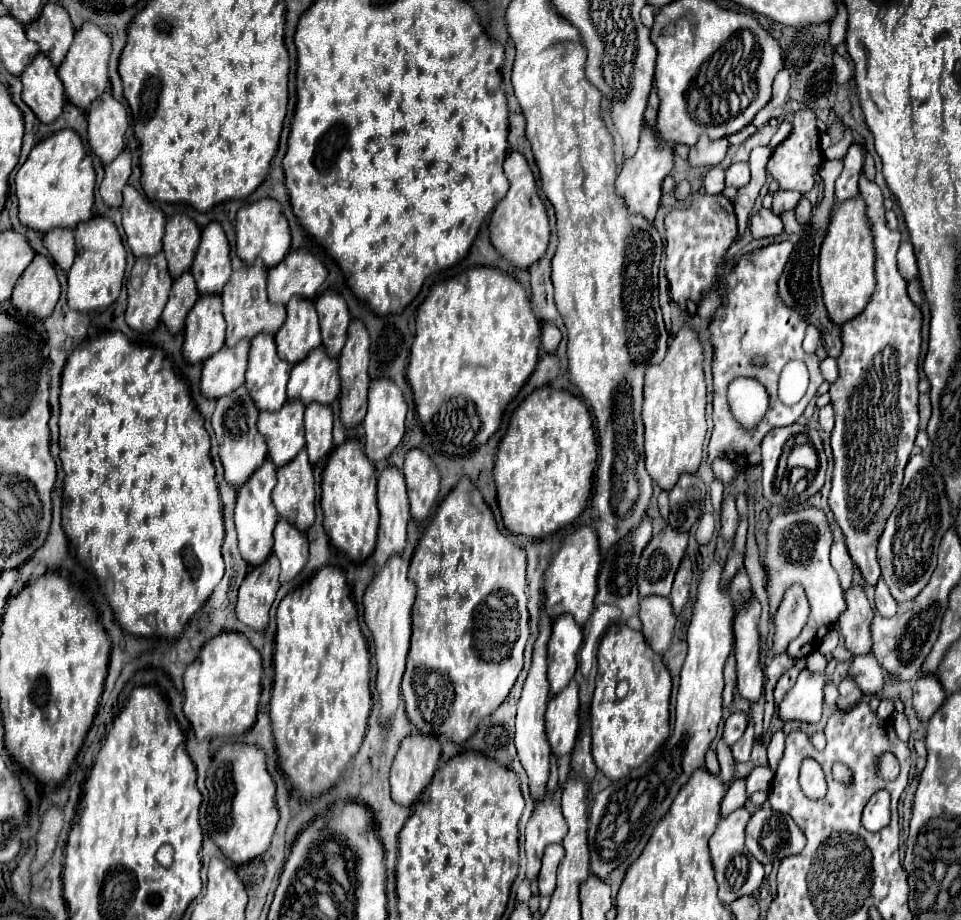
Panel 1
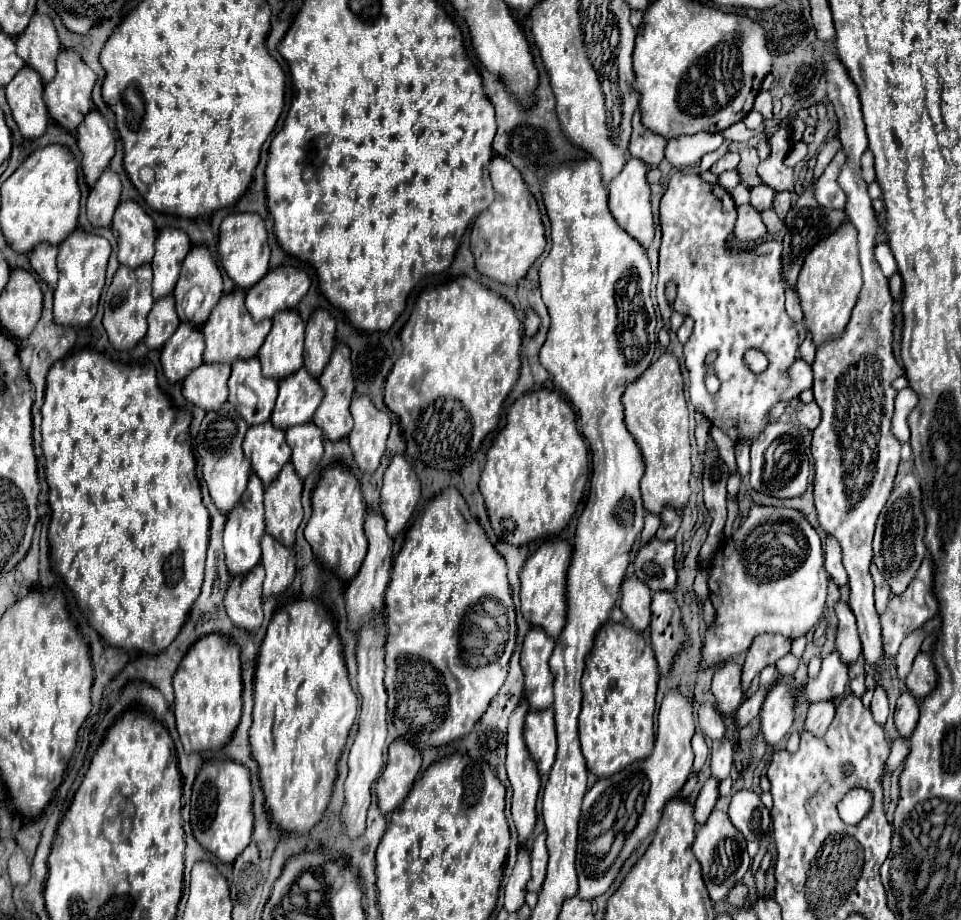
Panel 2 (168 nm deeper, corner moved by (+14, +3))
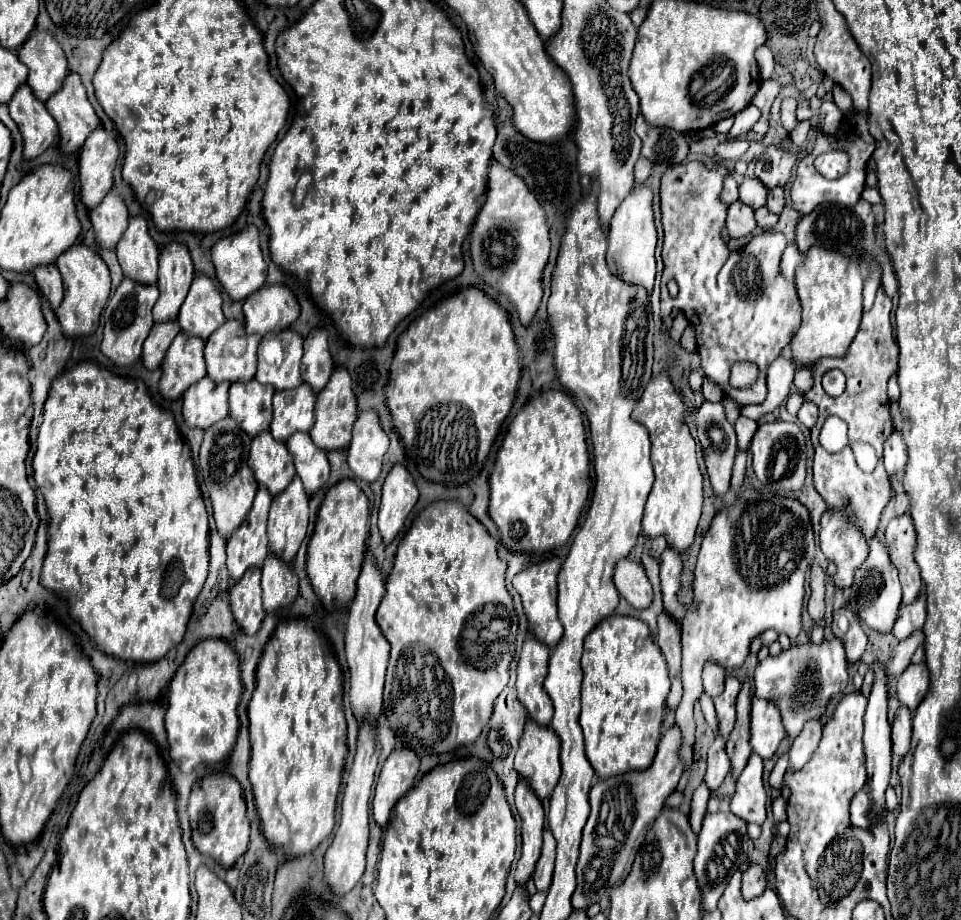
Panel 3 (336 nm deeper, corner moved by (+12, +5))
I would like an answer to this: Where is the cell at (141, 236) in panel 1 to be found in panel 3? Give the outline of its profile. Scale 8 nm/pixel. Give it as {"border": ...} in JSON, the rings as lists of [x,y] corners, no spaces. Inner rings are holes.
{"border":[[[130,217],[128,231],[116,245],[116,255],[128,279],[140,285],[156,285],[160,251],[148,235],[148,225],[142,217]]]}

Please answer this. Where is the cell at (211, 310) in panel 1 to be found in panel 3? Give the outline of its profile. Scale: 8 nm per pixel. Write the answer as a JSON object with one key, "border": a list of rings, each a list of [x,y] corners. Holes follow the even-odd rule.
{"border":[[[178,333],[162,361],[160,395],[168,401],[180,399],[182,393],[202,377],[206,377],[204,343]]]}

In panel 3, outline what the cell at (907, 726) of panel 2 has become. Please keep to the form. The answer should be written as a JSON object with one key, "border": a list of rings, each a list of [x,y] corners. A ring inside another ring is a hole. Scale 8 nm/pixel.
{"border":[[[900,707],[892,721],[892,753],[904,757],[910,749],[910,737],[912,737],[912,713],[906,707]]]}

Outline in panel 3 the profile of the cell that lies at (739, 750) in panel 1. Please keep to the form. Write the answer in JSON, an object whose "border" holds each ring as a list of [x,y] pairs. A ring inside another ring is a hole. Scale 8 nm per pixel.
{"border":[[[714,739],[714,743],[708,749],[708,767],[706,767],[704,783],[710,791],[716,791],[724,781],[724,777],[730,773],[730,759],[724,751],[724,743],[726,741],[722,739]]]}

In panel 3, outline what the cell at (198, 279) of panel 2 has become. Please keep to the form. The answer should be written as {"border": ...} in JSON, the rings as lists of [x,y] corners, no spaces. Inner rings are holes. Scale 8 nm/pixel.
{"border":[[[196,275],[190,293],[180,309],[178,325],[184,333],[208,341],[208,337],[224,323],[222,295],[206,275]]]}

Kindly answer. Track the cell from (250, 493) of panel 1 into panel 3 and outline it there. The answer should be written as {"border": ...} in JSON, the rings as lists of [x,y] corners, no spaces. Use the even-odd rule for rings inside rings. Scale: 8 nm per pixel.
{"border":[[[258,489],[254,497],[254,505],[246,517],[246,521],[234,531],[234,535],[226,541],[228,553],[228,573],[234,581],[238,581],[248,567],[262,567],[268,557],[268,537],[266,537],[266,521],[268,509],[272,503],[272,495]]]}

